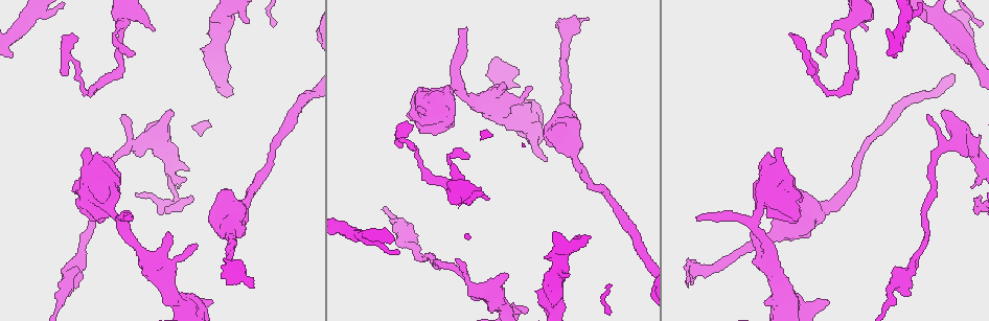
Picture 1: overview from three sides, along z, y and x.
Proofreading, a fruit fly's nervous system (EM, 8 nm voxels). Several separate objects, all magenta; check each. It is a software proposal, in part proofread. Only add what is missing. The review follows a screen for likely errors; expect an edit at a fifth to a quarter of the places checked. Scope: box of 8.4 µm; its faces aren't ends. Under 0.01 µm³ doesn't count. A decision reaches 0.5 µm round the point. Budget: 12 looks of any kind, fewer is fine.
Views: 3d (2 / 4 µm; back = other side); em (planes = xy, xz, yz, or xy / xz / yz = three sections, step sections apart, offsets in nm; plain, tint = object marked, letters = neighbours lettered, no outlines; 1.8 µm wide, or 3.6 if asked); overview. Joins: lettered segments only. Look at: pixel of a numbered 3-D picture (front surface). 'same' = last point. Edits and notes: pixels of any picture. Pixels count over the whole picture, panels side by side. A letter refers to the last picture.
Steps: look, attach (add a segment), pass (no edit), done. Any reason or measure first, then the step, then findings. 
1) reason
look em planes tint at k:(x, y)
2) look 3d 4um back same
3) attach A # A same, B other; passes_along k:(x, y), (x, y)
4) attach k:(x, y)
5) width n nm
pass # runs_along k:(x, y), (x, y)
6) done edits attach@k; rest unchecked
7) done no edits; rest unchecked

an open end
look 3d 4um at 1:(213, 16)

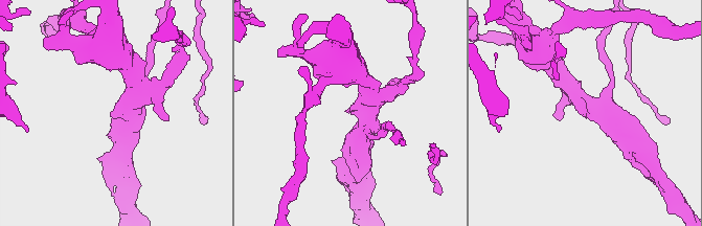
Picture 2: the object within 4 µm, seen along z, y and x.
look em yz step 8 tint at 2:(349, 108)

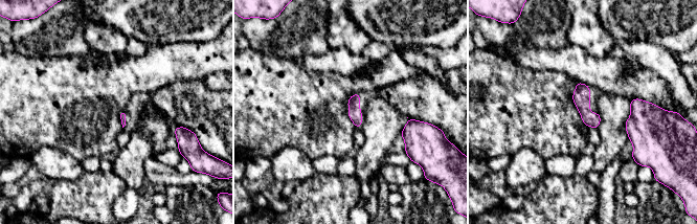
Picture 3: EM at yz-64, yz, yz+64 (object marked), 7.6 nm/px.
look em planes letters same

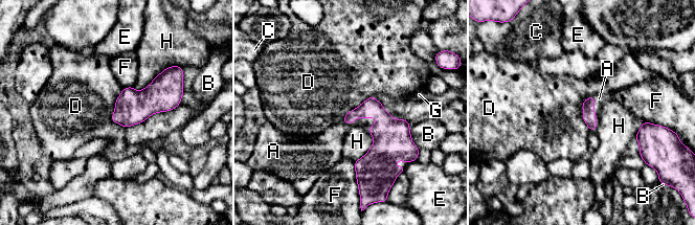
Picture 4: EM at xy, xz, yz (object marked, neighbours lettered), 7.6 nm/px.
attach A # A same, B other, C other, D other, E other, F other, G other, H other; the neuron continues

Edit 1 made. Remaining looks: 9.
free end
look em yz step 8 letters at 1:(972, 187)

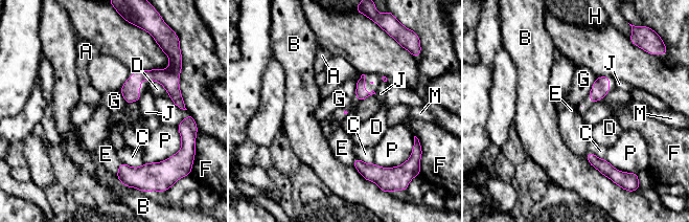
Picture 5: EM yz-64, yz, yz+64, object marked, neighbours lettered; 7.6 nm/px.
pass # A other, B other, C other, D other, E other, F other, G other, H other, J other, M other, P other; border 5:(597, 78), (588, 94); none of them fits

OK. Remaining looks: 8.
free end
look em xy step 8 letters at 1:(252, 288)

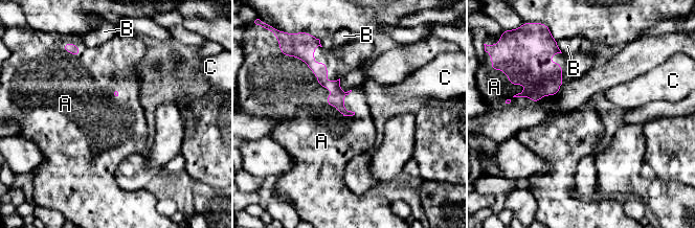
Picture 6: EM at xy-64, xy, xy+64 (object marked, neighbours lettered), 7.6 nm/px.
longest_contact A 600 nm
attach A # A same, B other, C other; it goes on there

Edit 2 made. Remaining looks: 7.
branch stops here
look em yz step 4 tint at 1:(133, 217)

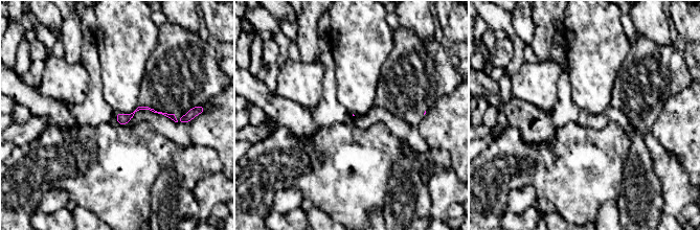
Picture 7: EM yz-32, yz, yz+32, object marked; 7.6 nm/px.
cut it another way
look em planes letters same

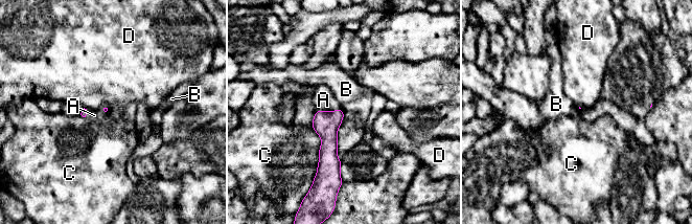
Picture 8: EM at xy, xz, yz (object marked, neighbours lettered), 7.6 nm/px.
longest_contact C 400 nm
attach A # A same, B other, C other, D other; passes_along 8:(325, 124), (328, 111), (323, 99); the neuron continues

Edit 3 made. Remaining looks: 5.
see it whole again
look overview

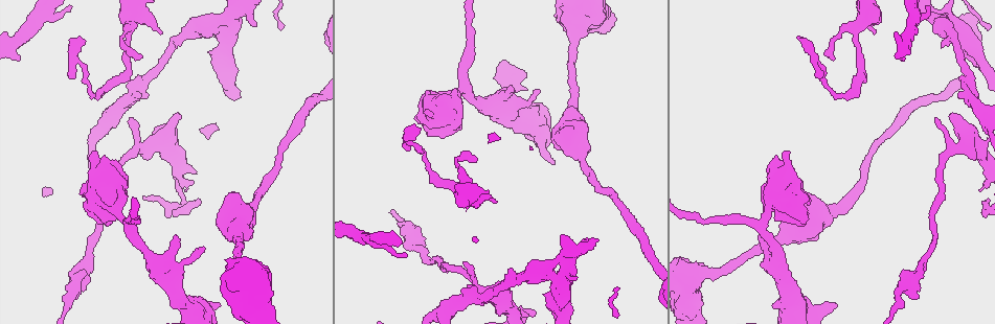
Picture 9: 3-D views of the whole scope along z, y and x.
sharp bend
look 3d 2um back at 9:(120, 40)

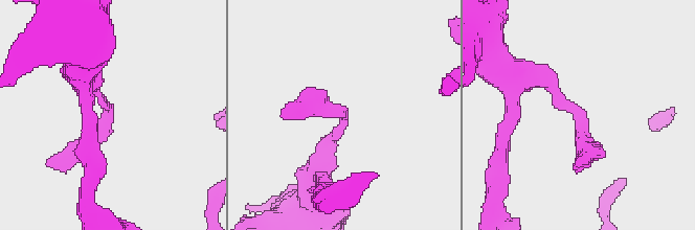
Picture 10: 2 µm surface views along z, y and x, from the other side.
now the EM
look em xz step 8 tint at 10:(570, 109)

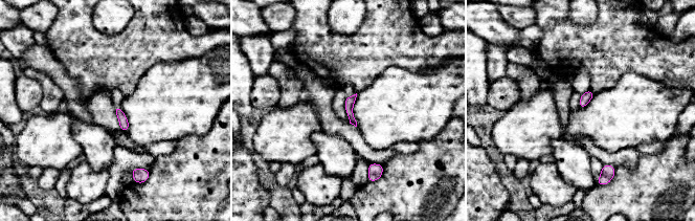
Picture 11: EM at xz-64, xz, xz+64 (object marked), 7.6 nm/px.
cut it another way
look em planes letters same

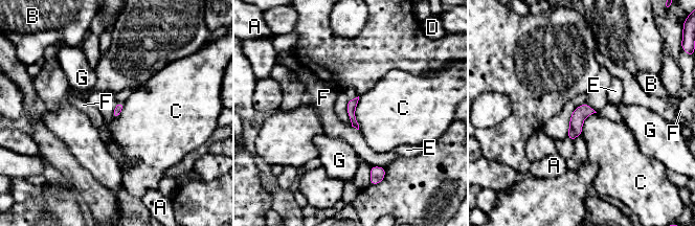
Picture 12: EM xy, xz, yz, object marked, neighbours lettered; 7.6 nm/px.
width 60 nm
pass # A other, B other, C other, D other, E other, F other, G other; border 12:(359, 96), (355, 110), (357, 130); none of them fits

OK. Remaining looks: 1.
done edits attach@4, attach@6, attach@8; rest unchecked

